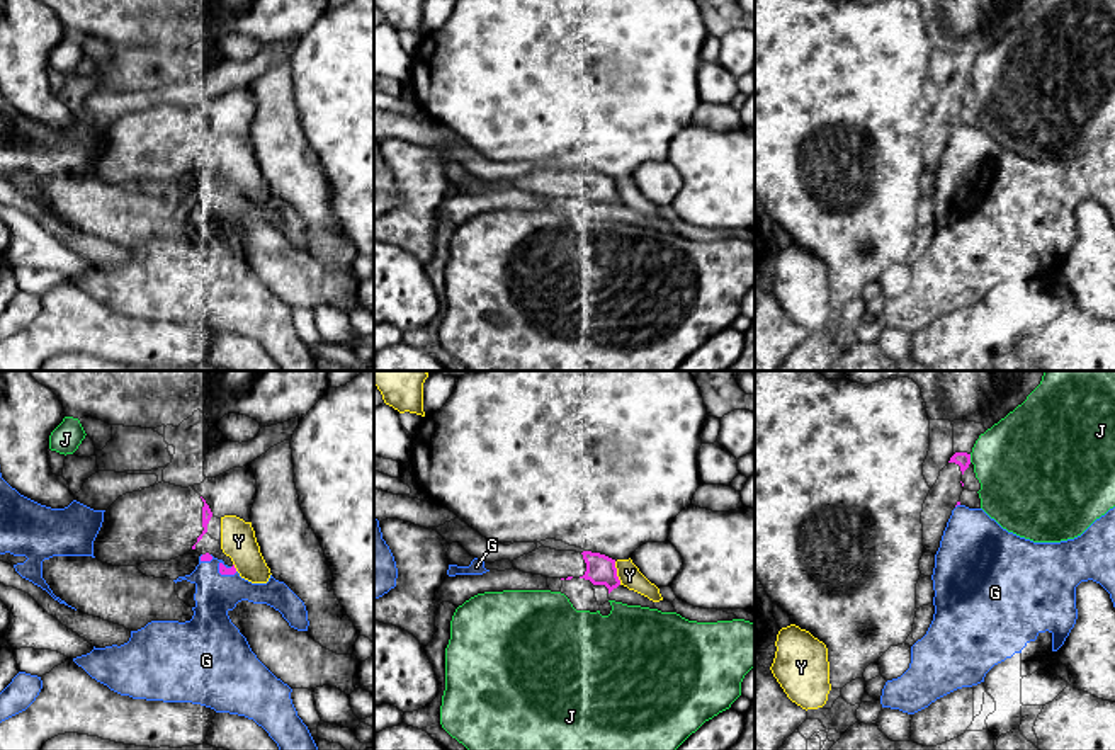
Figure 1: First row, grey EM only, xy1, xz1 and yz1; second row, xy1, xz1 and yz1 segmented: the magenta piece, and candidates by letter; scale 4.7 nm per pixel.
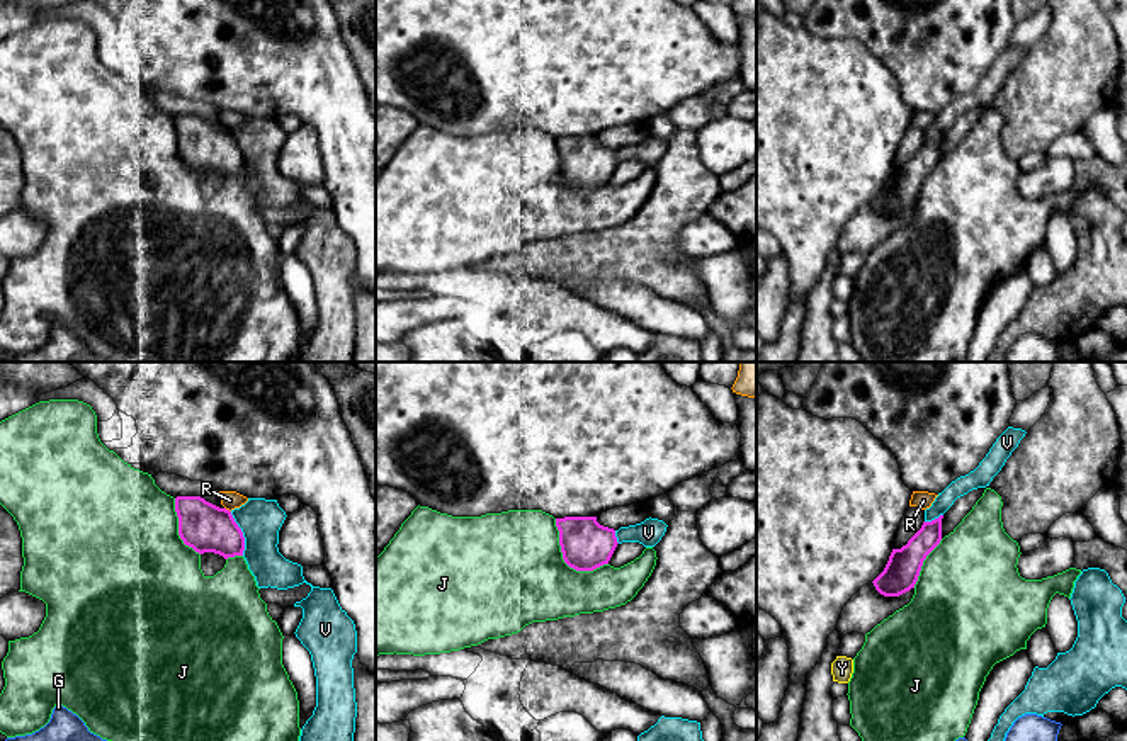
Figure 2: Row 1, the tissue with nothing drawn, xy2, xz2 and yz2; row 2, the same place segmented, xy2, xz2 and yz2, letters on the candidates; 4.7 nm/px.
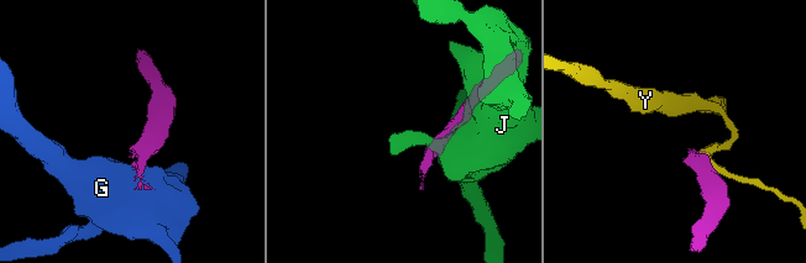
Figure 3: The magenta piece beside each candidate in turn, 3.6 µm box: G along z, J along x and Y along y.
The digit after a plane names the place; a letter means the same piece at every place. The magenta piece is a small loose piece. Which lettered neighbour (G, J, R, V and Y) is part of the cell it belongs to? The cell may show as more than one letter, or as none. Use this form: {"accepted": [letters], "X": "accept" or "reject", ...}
{"accepted": [], "G": "reject", "J": "reject", "R": "reject", "V": "reject", "Y": "reject"}

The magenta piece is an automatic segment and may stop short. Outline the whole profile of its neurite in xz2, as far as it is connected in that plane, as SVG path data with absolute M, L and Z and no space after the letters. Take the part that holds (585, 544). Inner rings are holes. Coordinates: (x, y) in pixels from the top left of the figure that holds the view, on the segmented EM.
M597 517L556 518L564 563L576 571L593 571L609 564L615 547L615 530L603 527Z

